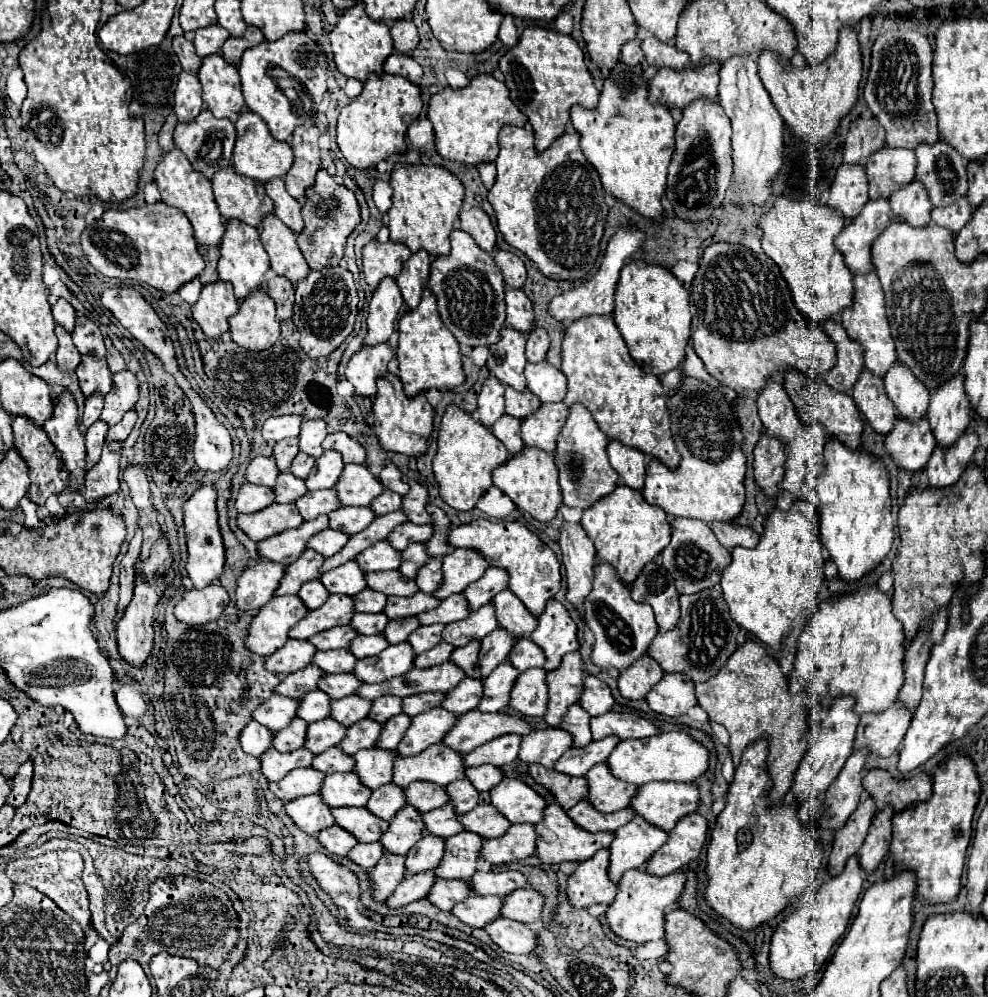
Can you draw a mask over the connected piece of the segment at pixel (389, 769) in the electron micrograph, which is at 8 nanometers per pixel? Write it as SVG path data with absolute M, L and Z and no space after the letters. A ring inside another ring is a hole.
M367 749L357 751L353 755L355 759L355 775L359 775L361 783L365 787L375 789L385 783L391 783L393 775L393 759L397 757L395 751L383 751L383 749Z

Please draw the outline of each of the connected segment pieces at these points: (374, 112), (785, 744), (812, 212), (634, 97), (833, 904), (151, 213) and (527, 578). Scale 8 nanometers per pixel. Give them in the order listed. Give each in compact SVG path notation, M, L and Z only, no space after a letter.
M369 75L363 91L347 107L343 107L337 123L337 145L353 169L373 169L379 161L385 161L389 155L405 153L405 133L407 127L421 113L421 93L419 87L409 83L399 75Z
M745 641L745 645L731 655L725 667L713 679L695 685L699 707L709 715L711 721L721 723L729 735L729 751L733 763L737 765L741 753L747 745L757 739L765 739L769 745L765 767L771 775L773 787L769 791L769 807L779 805L783 795L791 789L793 775L799 767L803 753L807 751L807 731L809 731L809 717L815 713L815 699L809 693L791 695L787 677L781 673L779 663L765 653L765 649L755 641Z
M783 197L775 201L773 209L759 223L763 251L779 265L795 307L819 327L839 317L853 303L853 273L845 267L843 255L835 247L835 235L843 227L845 219L839 211L811 199L789 201Z
M619 61L607 75L595 109L571 107L571 125L581 137L587 161L599 171L603 189L635 213L659 223L663 221L661 197L665 193L667 167L675 151L675 121L667 107L647 101L647 77L643 71L645 65L623 67Z
M853 855L847 861L841 875L831 877L829 883L823 883L815 899L803 903L789 917L785 917L785 921L775 929L769 951L771 971L783 981L795 981L819 971L831 957L833 947L841 941L861 891L863 891L863 871L859 869L857 855Z
M161 201L127 211L105 211L97 223L83 231L81 247L89 263L101 275L111 279L141 281L167 295L179 291L179 287L193 281L205 269L189 219L183 211L167 207Z
M475 519L467 525L457 525L449 531L447 543L455 549L473 549L479 551L489 565L503 567L509 573L507 589L515 593L527 611L539 617L545 609L545 603L559 591L561 573L559 561L553 551L541 543L541 539L523 527L519 521L513 523L491 523L487 519Z

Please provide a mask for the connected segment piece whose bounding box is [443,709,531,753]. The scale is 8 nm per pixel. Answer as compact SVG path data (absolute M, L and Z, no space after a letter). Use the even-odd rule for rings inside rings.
M469 711L463 717L459 717L459 723L447 731L443 737L443 743L451 747L457 753L469 753L475 747L507 733L527 735L531 733L531 727L525 719L517 715L505 715L505 713L481 713L481 711Z

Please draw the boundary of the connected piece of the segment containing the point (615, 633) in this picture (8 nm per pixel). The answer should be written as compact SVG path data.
M607 563L595 565L593 591L585 599L585 623L595 633L595 645L591 651L591 663L603 671L617 669L623 671L631 667L651 645L659 627L655 623L653 611L647 603L635 603L629 595L629 589L619 581L617 571Z

